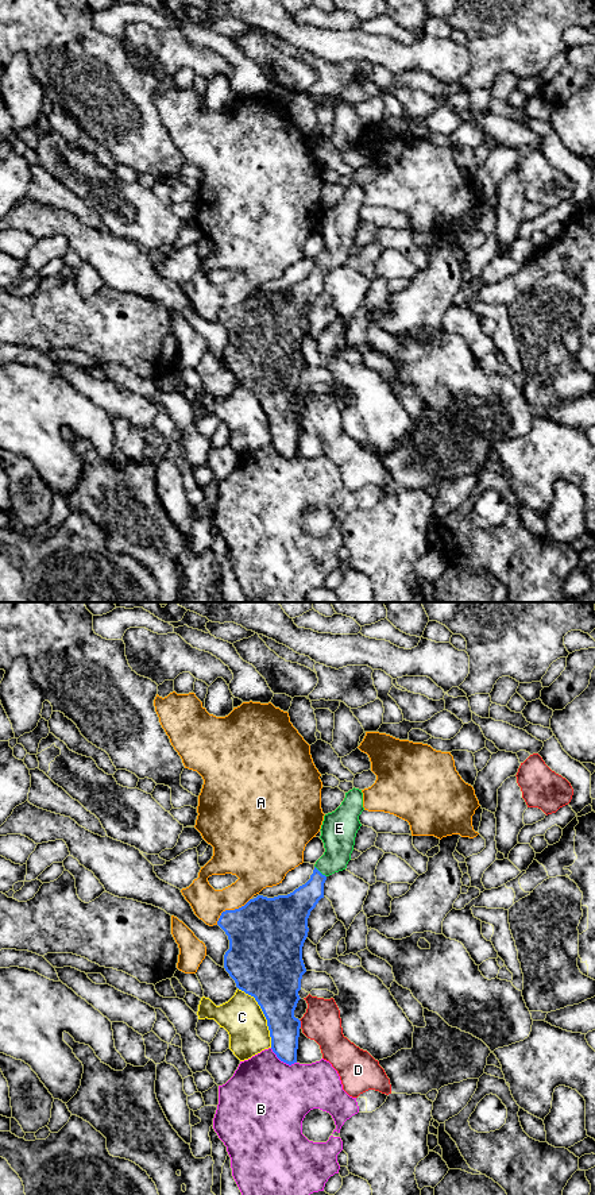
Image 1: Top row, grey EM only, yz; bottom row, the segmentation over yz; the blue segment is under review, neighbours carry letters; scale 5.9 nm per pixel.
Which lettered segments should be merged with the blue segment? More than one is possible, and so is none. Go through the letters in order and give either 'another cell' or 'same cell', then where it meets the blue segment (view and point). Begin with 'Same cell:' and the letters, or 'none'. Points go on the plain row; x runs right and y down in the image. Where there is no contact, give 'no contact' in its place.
Same cell: E
A: another cell; meets blue in yz at (230, 305)
B: another cell; meets blue in yz at (282, 455)
C: another cell; meets blue in yz at (263, 408)
D: another cell; meets blue in yz at (300, 419)
E: same cell; meets blue in yz at (319, 266)

